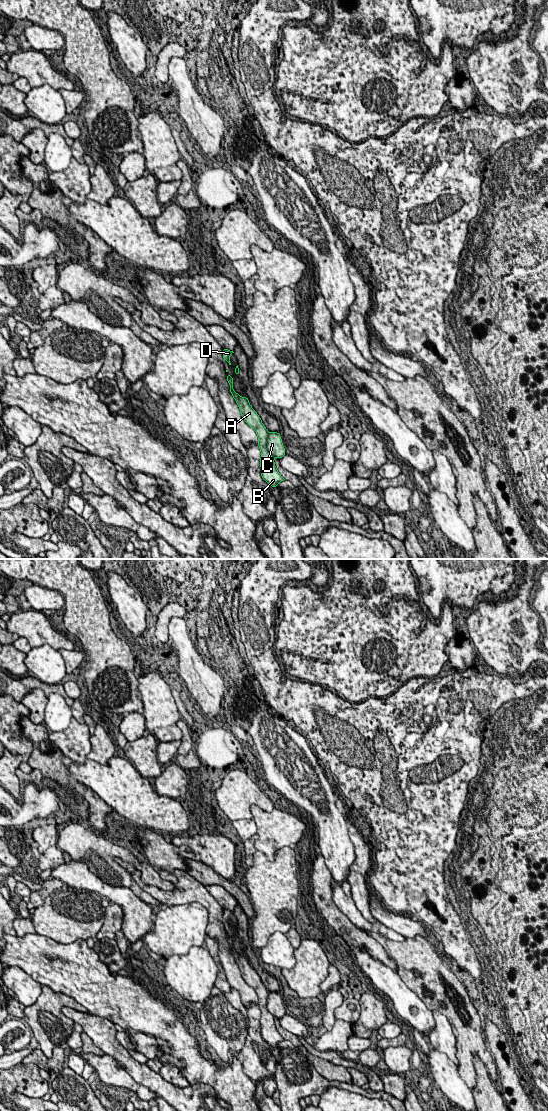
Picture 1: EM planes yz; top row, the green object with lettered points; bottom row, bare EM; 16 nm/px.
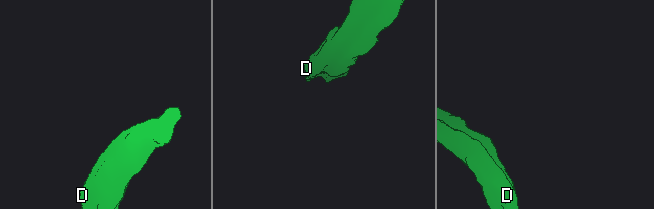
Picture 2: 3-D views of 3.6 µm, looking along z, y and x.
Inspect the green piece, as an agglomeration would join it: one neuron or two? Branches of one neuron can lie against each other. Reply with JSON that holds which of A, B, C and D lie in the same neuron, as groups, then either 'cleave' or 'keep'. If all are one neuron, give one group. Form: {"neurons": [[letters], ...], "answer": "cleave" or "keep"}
{"neurons": [["A", "B", "C", "D"]], "answer": "keep"}

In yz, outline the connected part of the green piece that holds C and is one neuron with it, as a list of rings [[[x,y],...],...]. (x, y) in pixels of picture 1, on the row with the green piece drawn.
[[[227,374],[227,381],[230,385],[230,392],[234,397],[241,416],[251,426],[258,436],[258,446],[261,451],[261,476],[271,486],[277,487],[278,483],[285,479],[277,471],[274,458],[282,458],[286,452],[282,444],[281,436],[277,432],[268,432],[263,425],[257,412],[249,404],[247,397],[241,397],[233,390],[233,377]]]

